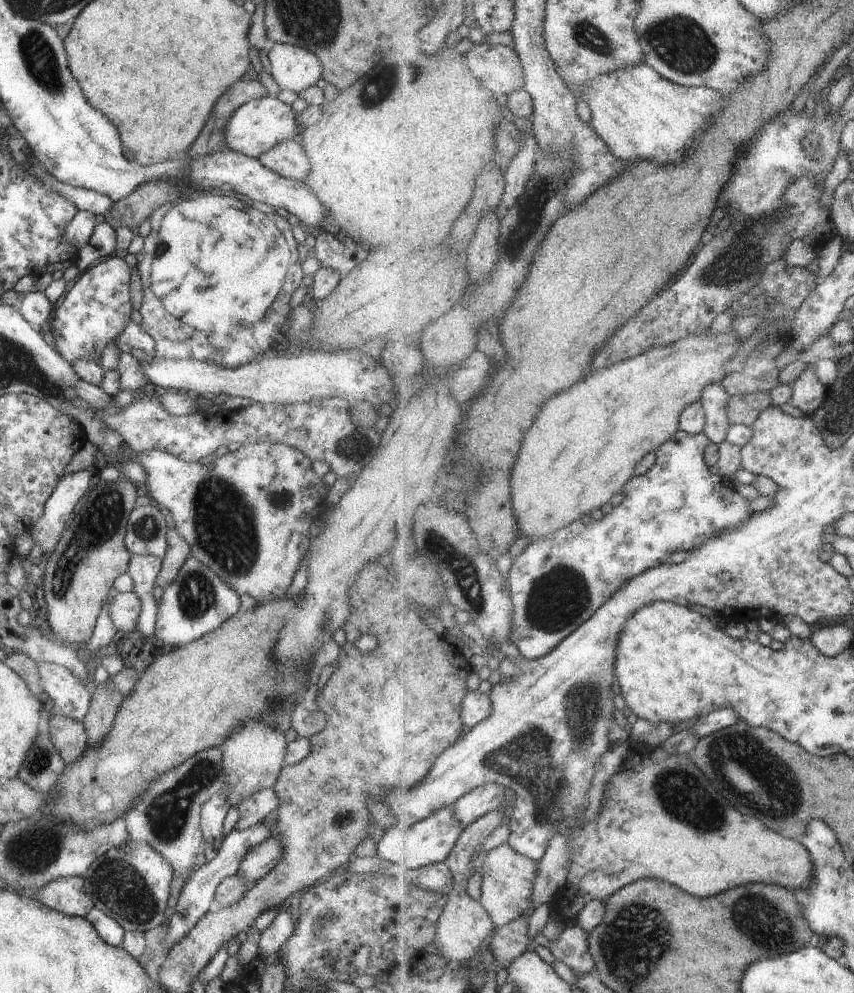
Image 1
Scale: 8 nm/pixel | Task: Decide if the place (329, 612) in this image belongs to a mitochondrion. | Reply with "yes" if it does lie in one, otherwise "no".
yes

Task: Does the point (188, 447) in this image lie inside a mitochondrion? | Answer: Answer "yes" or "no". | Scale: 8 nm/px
no

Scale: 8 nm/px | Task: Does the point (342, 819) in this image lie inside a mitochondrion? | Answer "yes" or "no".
yes

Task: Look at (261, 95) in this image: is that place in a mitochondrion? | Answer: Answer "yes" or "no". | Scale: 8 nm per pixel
no

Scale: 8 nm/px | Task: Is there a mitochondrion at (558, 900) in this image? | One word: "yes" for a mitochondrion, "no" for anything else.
no

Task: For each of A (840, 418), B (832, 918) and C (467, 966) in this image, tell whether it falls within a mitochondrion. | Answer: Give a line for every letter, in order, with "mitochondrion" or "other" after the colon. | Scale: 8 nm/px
A: mitochondrion
B: other
C: other

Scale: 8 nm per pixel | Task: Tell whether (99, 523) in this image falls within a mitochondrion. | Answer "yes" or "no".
yes

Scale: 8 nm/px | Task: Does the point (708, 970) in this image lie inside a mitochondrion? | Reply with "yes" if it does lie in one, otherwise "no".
no

